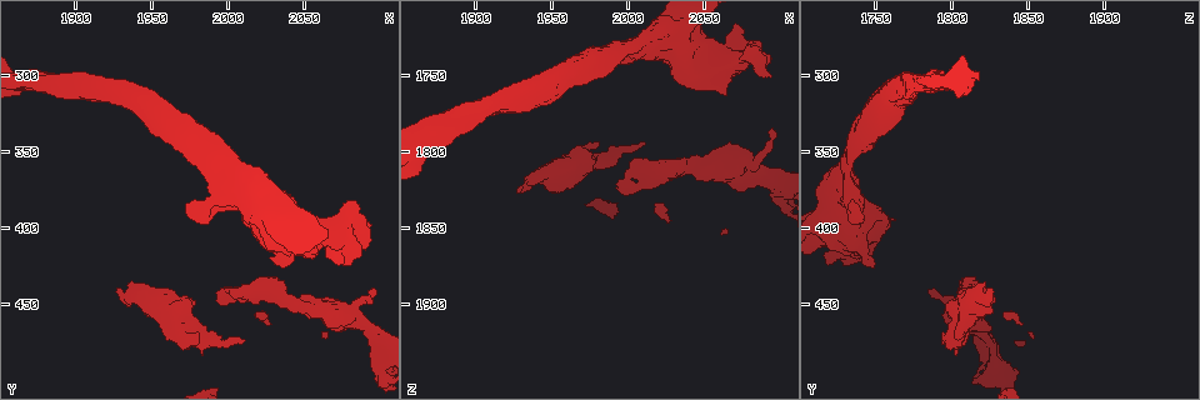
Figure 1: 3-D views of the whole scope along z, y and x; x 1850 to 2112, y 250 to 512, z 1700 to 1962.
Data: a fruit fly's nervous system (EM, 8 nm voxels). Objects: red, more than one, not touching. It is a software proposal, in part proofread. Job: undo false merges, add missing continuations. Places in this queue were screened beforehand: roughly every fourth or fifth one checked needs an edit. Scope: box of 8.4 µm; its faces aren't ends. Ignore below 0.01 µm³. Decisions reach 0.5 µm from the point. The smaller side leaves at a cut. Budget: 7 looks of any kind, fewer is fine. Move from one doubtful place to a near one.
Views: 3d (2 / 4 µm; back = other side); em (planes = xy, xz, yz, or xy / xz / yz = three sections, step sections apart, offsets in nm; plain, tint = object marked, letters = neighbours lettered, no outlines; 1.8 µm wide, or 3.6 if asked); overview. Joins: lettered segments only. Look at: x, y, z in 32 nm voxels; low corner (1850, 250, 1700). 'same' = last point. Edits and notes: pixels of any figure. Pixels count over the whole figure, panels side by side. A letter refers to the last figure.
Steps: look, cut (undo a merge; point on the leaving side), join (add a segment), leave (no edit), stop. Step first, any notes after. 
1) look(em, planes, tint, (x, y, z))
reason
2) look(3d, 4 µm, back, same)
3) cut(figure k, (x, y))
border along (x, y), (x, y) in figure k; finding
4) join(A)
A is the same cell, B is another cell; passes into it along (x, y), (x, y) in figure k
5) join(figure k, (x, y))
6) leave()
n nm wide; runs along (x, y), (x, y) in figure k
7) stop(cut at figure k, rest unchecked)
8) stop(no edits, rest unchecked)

look(em, 3.6 µm, yz, step 4, tint, (2006, 368, 1730))
thick turns thin

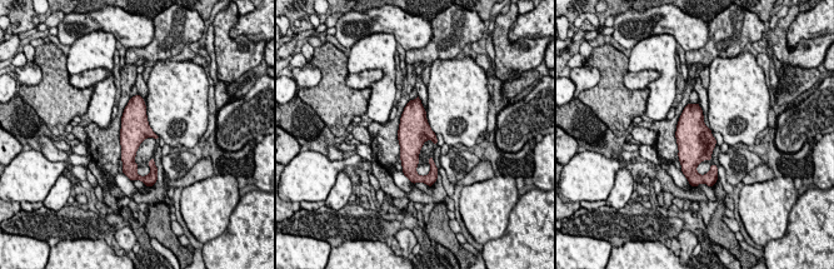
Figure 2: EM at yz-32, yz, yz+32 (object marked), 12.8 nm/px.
look(em, 3.6 µm, xy, step 16, tint, same)
another direction

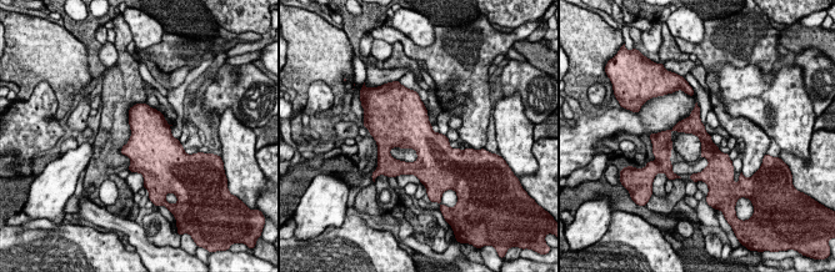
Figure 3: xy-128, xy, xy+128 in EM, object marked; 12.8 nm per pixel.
look(em, 3.6 µm, xy, step 16, letters, same)
what lies round it

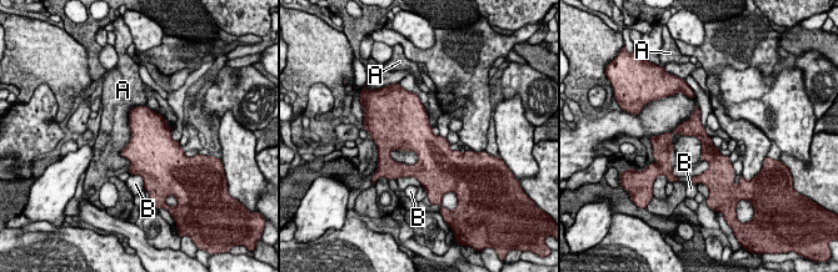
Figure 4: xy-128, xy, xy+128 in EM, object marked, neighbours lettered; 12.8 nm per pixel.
leave()
A and B are other cells; border along (145, 105), (130, 165) in figure 4; one neuron here

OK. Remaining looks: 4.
look(3d, 4 µm, (1980, 468, 1792))
thick end

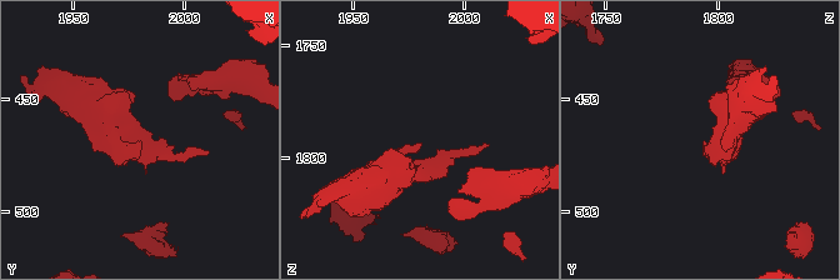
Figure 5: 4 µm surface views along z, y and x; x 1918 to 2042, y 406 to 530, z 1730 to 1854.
look(em, planes, letters, (1980, 467, 1794))
need the tissue

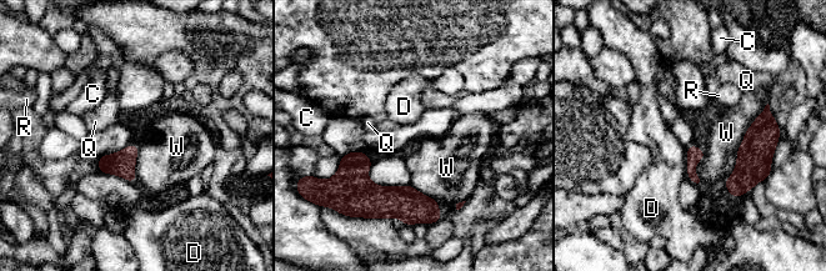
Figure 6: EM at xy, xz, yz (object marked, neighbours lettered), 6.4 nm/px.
leave()
C, D, Q, R and W are other cells; border along (767, 103), (746, 130), (736, 151) in figure 6; no lettered segment goes on from it

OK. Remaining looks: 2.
look(em, planes, letters, (1928, 442, 1826))
branch stops here

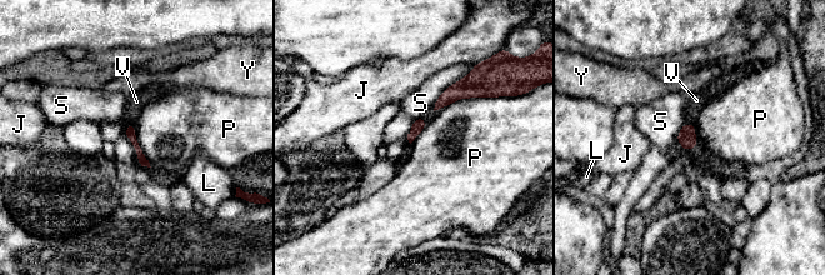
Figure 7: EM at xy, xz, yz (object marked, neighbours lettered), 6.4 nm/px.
join(V)
P touches over 380 nm; V is the same cell, J, L, P, S and Y are other cells; it goes on there

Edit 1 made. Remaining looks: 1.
stop(join at figure 7, rest unchecked)

